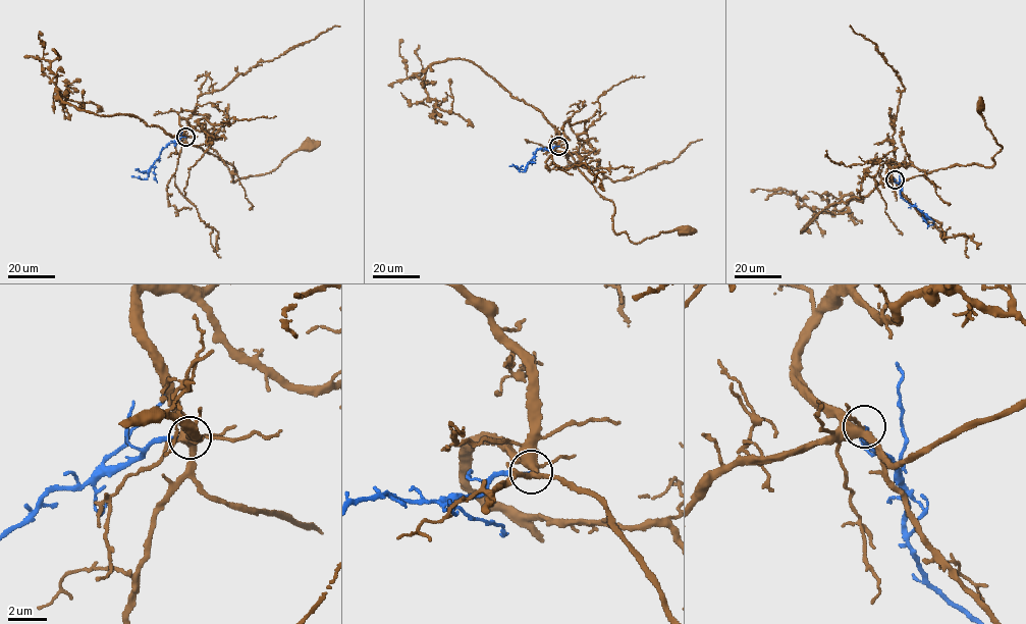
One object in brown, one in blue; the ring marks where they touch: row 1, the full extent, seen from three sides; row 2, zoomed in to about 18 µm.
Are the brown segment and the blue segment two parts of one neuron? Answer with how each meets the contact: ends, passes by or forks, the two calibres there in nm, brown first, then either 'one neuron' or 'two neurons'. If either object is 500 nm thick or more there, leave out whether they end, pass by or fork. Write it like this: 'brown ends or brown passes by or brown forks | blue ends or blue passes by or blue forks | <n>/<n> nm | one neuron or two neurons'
brown forks | blue ends | 400/200 nm | one neuron

